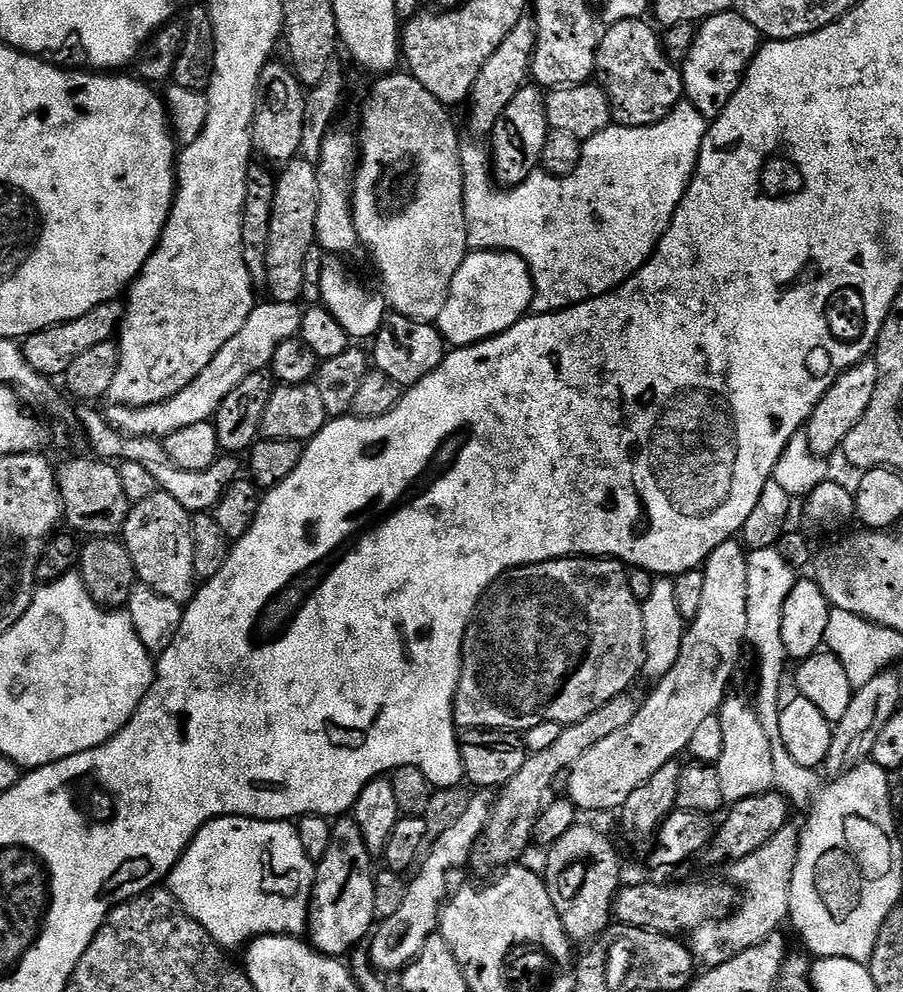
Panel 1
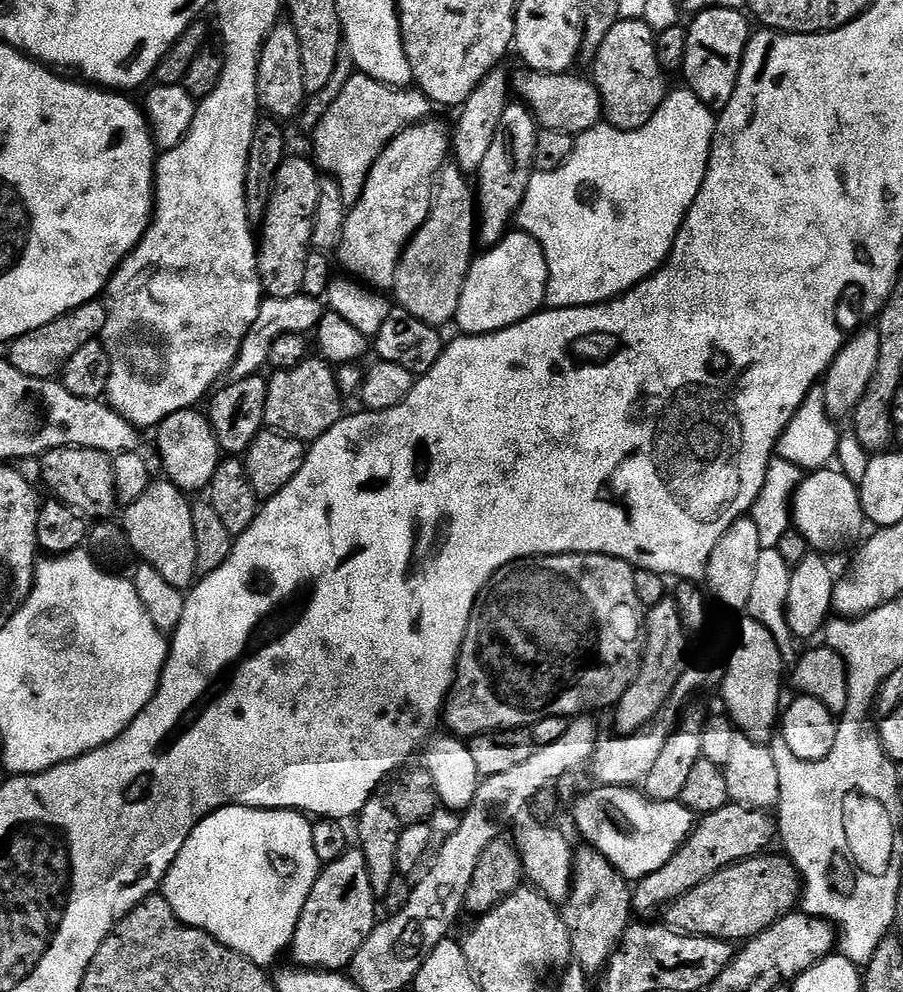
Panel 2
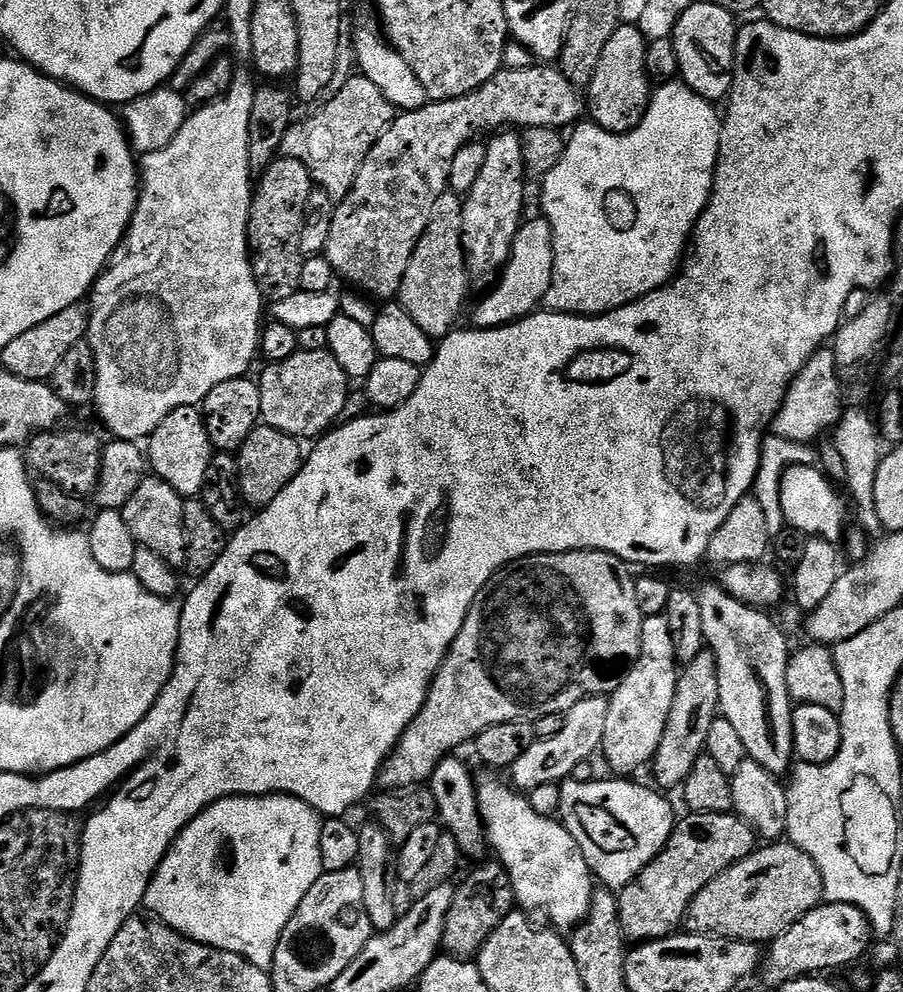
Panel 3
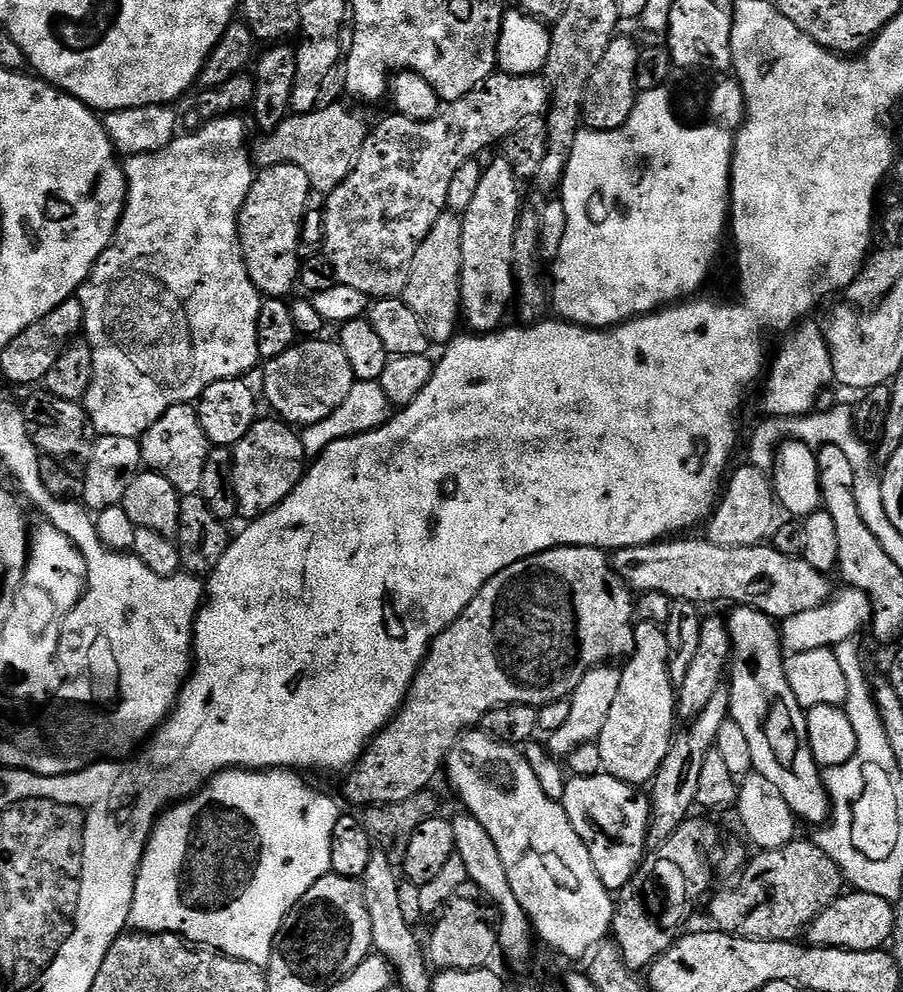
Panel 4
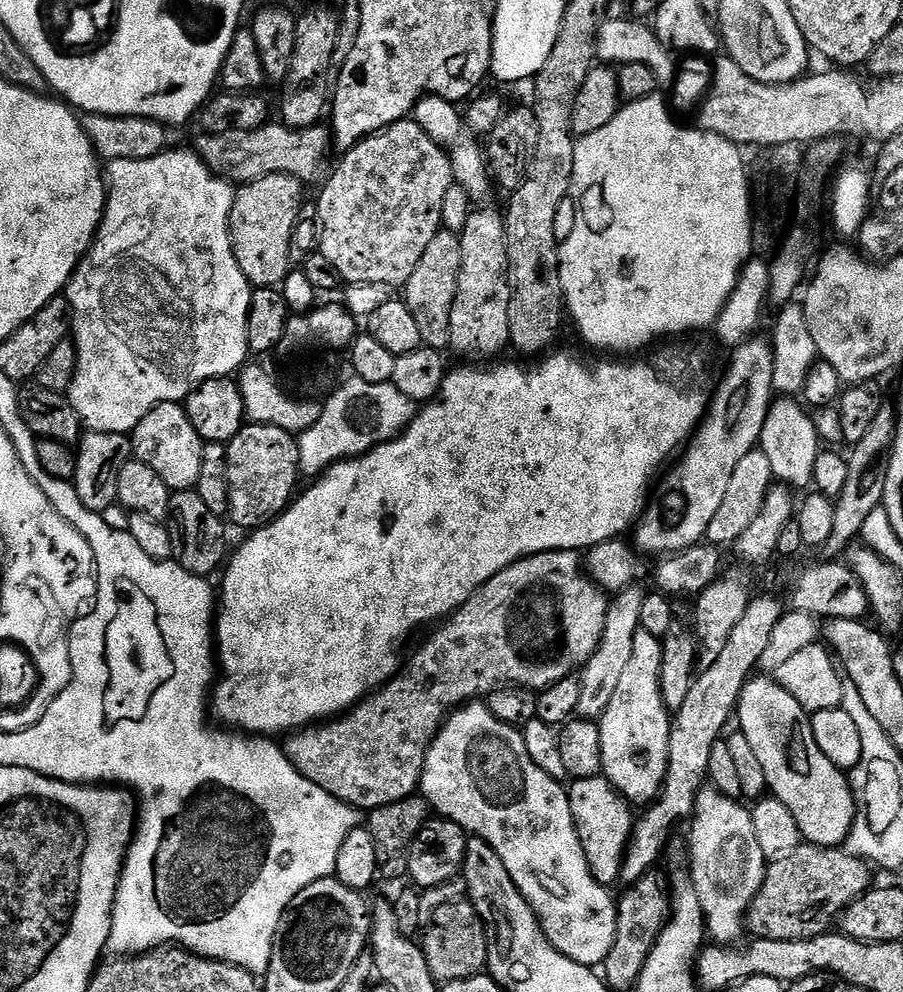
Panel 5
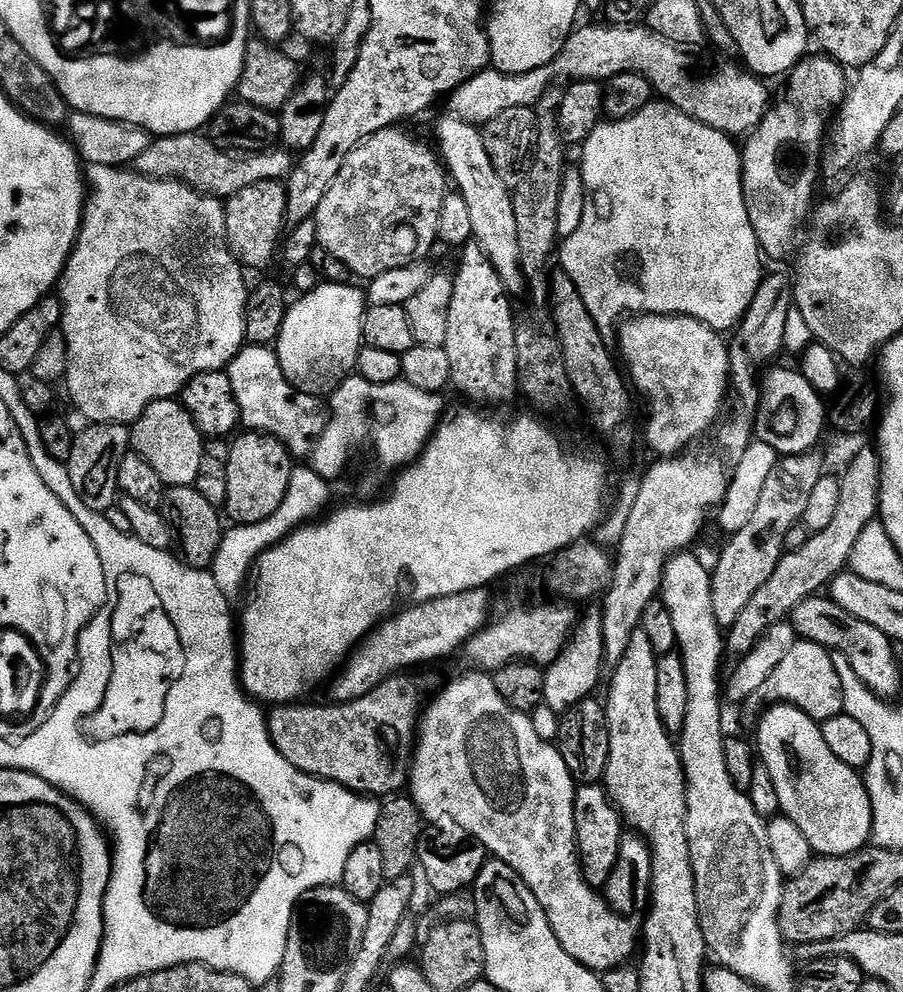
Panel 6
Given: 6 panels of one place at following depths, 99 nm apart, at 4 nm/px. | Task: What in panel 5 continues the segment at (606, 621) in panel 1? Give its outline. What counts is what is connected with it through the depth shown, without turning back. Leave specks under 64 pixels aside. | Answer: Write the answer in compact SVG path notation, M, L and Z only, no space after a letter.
M579 551L571 552L539 552L533 556L524 556L518 562L514 562L509 568L503 568L494 578L485 582L462 607L457 608L451 616L447 617L435 629L436 633L413 654L412 657L403 661L402 667L388 683L376 689L375 692L364 697L359 704L356 704L347 712L327 721L317 722L309 727L293 731L283 741L282 747L288 761L298 769L307 780L314 782L314 786L322 786L326 794L338 798L343 804L348 804L357 810L371 810L390 806L390 802L402 802L402 798L417 795L420 787L420 779L424 774L424 767L428 758L428 751L436 740L444 721L456 711L457 708L469 703L479 701L487 697L488 693L496 688L505 686L519 686L533 690L543 690L562 682L566 677L579 673L587 664L588 659L596 653L602 642L602 634L606 630L606 618L608 617L608 606L610 603L609 593L598 587L588 575L585 565L582 563L582 556Z

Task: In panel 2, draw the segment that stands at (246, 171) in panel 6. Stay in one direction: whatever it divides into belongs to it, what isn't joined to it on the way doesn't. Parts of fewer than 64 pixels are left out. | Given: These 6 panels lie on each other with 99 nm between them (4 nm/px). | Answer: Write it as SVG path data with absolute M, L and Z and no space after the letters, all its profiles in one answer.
M361 72L353 74L350 82L342 86L342 94L334 98L326 114L322 114L322 122L318 122L318 126L311 129L310 136L312 136L311 155L314 157L314 163L321 173L336 179L342 190L345 209L354 207L358 202L374 162L378 162L382 150L386 150L388 143L404 128L412 124L421 124L423 120L429 119L433 115L432 111L434 111L432 101L415 86L391 88Z

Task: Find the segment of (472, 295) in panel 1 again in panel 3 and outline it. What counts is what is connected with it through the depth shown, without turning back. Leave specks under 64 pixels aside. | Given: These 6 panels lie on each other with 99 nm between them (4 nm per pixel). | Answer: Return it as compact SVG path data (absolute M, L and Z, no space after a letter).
M543 218L525 219L512 243L508 263L491 285L492 293L472 312L472 320L476 323L473 325L480 330L502 328L505 324L514 324L525 316L531 316L547 301L553 274L554 234L550 222Z

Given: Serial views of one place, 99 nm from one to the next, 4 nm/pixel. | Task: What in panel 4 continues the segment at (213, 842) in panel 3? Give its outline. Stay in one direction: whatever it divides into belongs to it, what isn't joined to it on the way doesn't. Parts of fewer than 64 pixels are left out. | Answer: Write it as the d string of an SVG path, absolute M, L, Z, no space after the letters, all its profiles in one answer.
M230 768L227 772L217 772L199 792L189 796L187 800L181 800L172 805L171 808L165 811L164 815L156 821L156 826L152 830L152 837L148 840L148 848L144 851L144 857L140 863L140 872L136 875L136 889L134 890L134 902L130 910L129 925L137 932L173 932L176 936L182 936L185 940L191 942L196 946L207 946L209 949L217 952L223 952L226 956L231 956L234 960L245 960L254 966L267 969L270 962L270 954L272 953L272 943L278 934L278 930L282 926L282 922L286 918L286 914L295 906L297 902L306 894L306 890L310 890L310 886L314 886L314 882L318 882L323 876L329 875L332 872L330 866L330 846L334 838L334 826L341 818L342 809L331 800L324 792L319 792L316 788L311 788L306 781L303 780L303 775L297 774L292 770L285 770L282 768L270 768L267 770L249 770L247 768Z

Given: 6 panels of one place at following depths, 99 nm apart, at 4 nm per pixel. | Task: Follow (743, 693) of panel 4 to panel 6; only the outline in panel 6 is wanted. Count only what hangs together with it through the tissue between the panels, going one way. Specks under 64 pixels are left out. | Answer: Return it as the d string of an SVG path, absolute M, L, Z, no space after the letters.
M773 704L759 717L759 724L754 744L774 778L781 813L806 834L813 853L849 856L859 852L872 838L872 803L863 775L846 762L838 762L822 738L820 724L793 704Z

